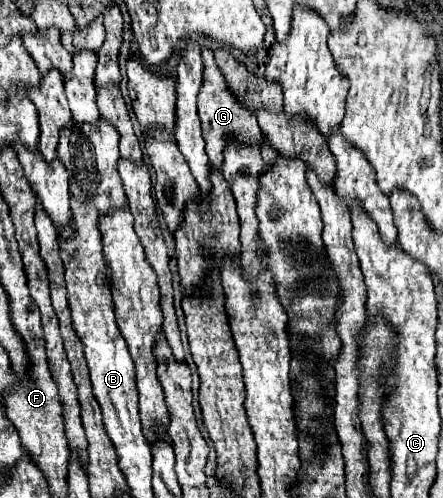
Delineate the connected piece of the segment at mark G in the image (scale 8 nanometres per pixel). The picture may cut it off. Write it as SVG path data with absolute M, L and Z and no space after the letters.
M203 45L201 47L201 57L203 57L203 65L205 65L205 73L203 73L203 85L199 89L199 97L197 97L197 109L199 109L199 119L203 125L203 137L207 143L207 155L209 155L209 165L217 167L223 161L223 149L227 145L225 137L233 137L237 141L251 141L251 143L259 143L261 141L261 129L257 125L257 117L255 111L247 109L229 89L229 85L225 83L223 73L219 71L215 59L213 59L213 51Z

